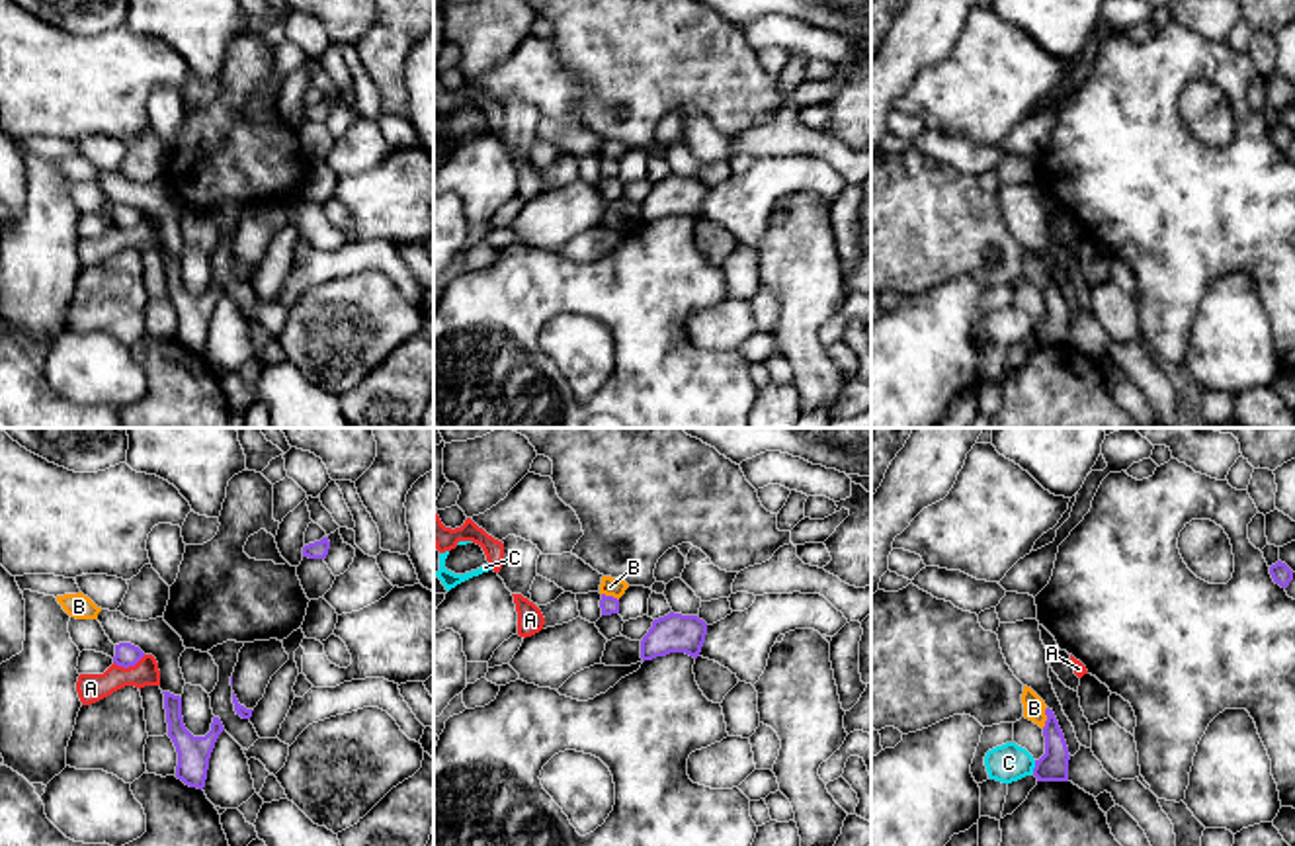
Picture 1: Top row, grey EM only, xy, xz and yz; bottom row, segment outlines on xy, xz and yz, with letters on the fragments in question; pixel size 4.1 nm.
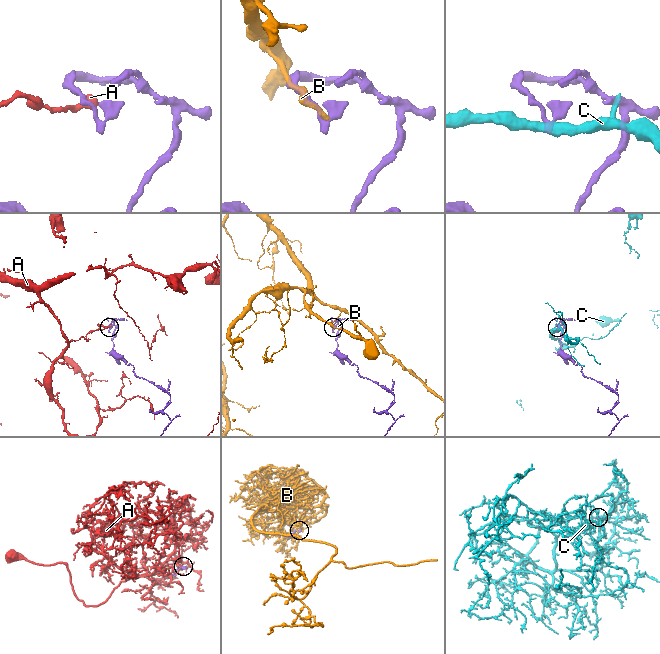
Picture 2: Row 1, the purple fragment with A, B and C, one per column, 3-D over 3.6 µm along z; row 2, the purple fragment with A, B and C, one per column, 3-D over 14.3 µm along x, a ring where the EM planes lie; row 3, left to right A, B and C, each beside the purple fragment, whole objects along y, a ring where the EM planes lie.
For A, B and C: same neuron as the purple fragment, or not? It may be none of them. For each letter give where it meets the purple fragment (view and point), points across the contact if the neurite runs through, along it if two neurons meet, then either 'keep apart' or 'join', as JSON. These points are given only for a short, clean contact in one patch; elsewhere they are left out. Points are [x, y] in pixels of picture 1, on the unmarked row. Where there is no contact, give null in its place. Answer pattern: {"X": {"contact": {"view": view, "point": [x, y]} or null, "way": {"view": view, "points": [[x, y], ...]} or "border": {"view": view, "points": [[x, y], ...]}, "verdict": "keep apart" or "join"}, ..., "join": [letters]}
{"A": {"contact": {"view": "xy", "point": [129, 227]}, "border": {"view": "xy", "points": [[145, 217], [127, 229], [114, 225]]}, "verdict": "keep apart"}, "B": {"contact": {"view": "yz", "point": [1047, 280]}, "border": {"view": "yz", "points": [[1047, 270], [1042, 290]]}, "verdict": "keep apart"}, "C": {"contact": {"view": "yz", "point": [1036, 329]}, "verdict": "keep apart"}, "join": []}

